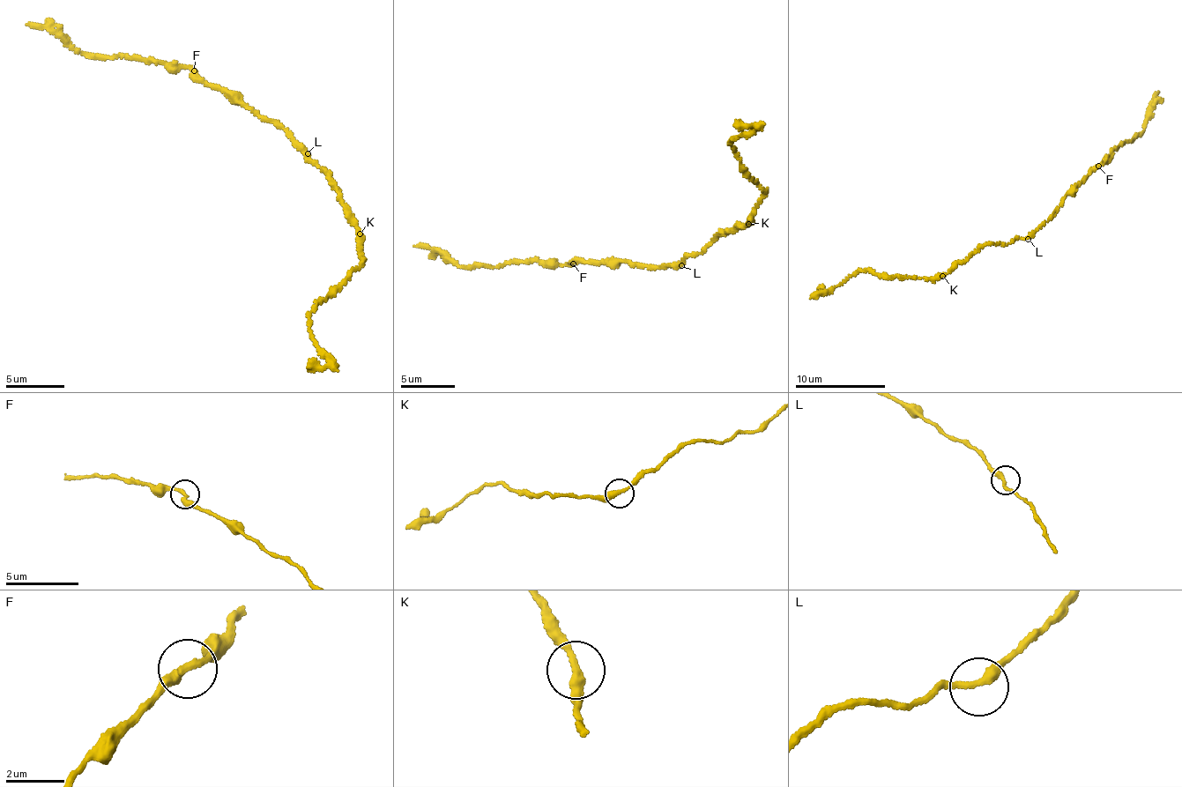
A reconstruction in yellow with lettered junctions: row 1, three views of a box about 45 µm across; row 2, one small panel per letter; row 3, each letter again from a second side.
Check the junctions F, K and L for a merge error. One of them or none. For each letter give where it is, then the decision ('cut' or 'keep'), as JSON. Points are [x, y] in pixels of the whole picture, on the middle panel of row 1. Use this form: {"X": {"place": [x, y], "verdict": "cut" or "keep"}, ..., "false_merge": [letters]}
{"F": {"place": [573, 263], "verdict": "keep"}, "K": {"place": [748, 224], "verdict": "keep"}, "L": {"place": [681, 265], "verdict": "keep"}, "false_merge": []}

